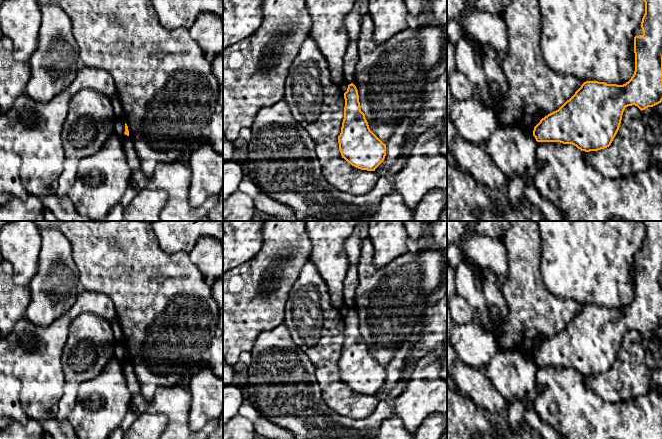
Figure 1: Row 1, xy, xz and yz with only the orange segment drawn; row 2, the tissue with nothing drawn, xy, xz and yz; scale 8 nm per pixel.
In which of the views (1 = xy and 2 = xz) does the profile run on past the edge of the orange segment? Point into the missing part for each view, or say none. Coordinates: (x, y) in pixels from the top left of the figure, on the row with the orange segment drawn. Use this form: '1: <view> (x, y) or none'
1: none
2: none

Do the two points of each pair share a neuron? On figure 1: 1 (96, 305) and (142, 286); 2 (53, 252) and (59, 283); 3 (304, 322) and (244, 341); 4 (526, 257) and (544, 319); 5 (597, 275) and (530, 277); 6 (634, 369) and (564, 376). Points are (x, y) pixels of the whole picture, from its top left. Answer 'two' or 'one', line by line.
1: two
2: one
3: two
4: one
5: two
6: two

